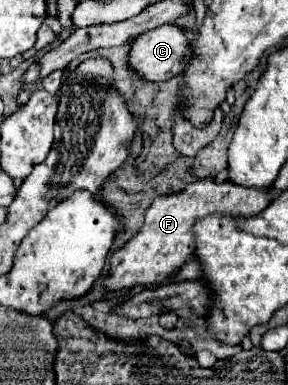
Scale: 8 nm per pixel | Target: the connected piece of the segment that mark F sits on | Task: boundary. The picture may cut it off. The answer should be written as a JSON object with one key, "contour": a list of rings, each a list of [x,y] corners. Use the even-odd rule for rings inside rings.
{"contour":[[[202,178],[190,182],[184,190],[176,194],[158,196],[146,210],[146,222],[142,230],[110,260],[110,276],[104,280],[108,290],[132,288],[138,284],[156,284],[178,270],[194,254],[194,224],[212,214],[224,212],[232,216],[248,216],[262,212],[272,202],[272,188],[244,188],[230,180],[216,182],[214,178]]]}

